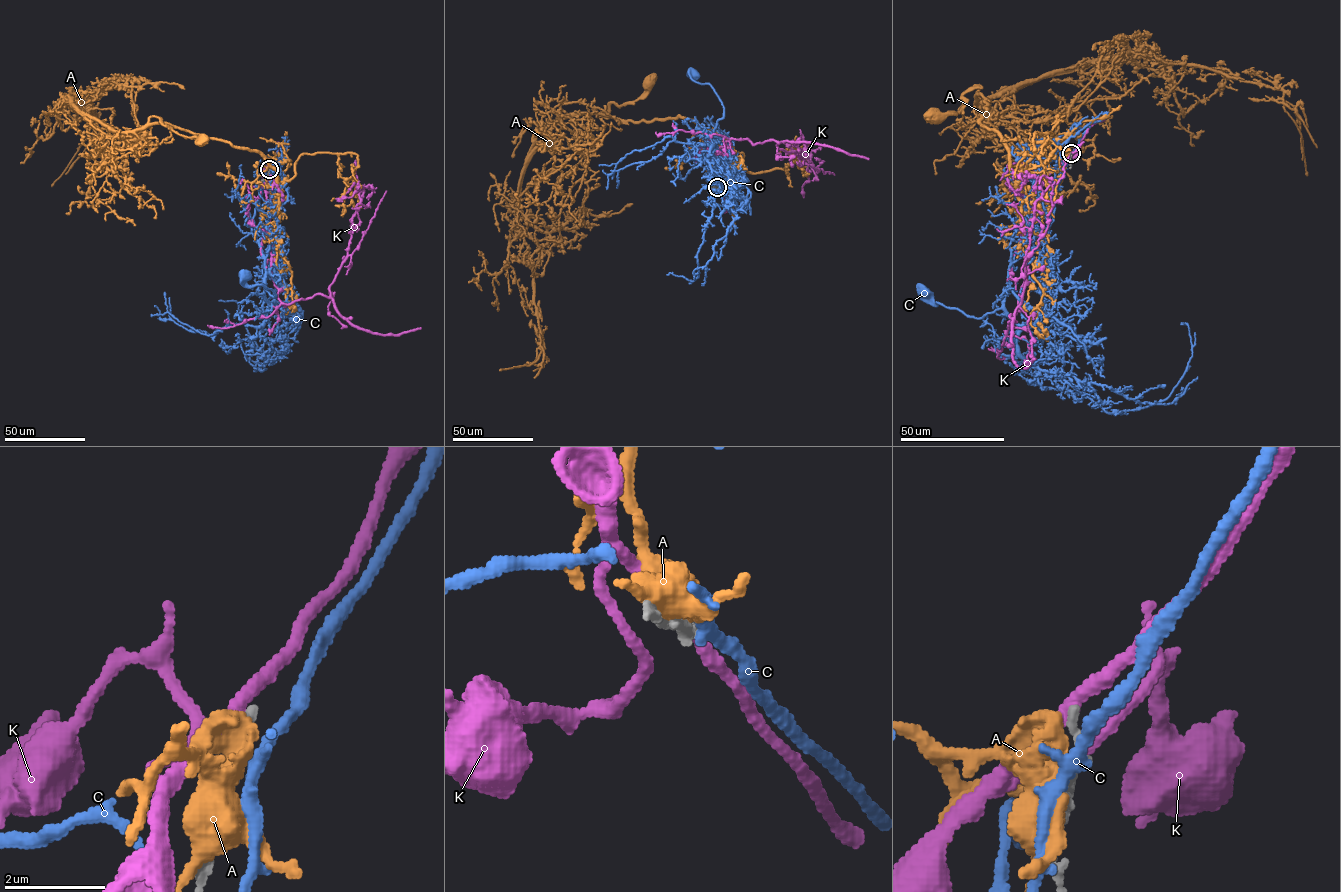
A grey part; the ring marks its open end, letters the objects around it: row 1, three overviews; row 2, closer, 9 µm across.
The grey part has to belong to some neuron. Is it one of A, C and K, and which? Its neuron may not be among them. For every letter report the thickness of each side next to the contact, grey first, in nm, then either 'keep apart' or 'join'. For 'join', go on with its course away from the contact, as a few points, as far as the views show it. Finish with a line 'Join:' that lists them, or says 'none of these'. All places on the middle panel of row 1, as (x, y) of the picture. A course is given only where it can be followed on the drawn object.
A: 220 nm thick on the grey side, 550 nm on the other; keep apart
C: 260 nm thick on the grey side, 280 nm on the other; keep apart
K: 160 nm thick on the grey side, 260 nm on the other; keep apart
Join: none of these

